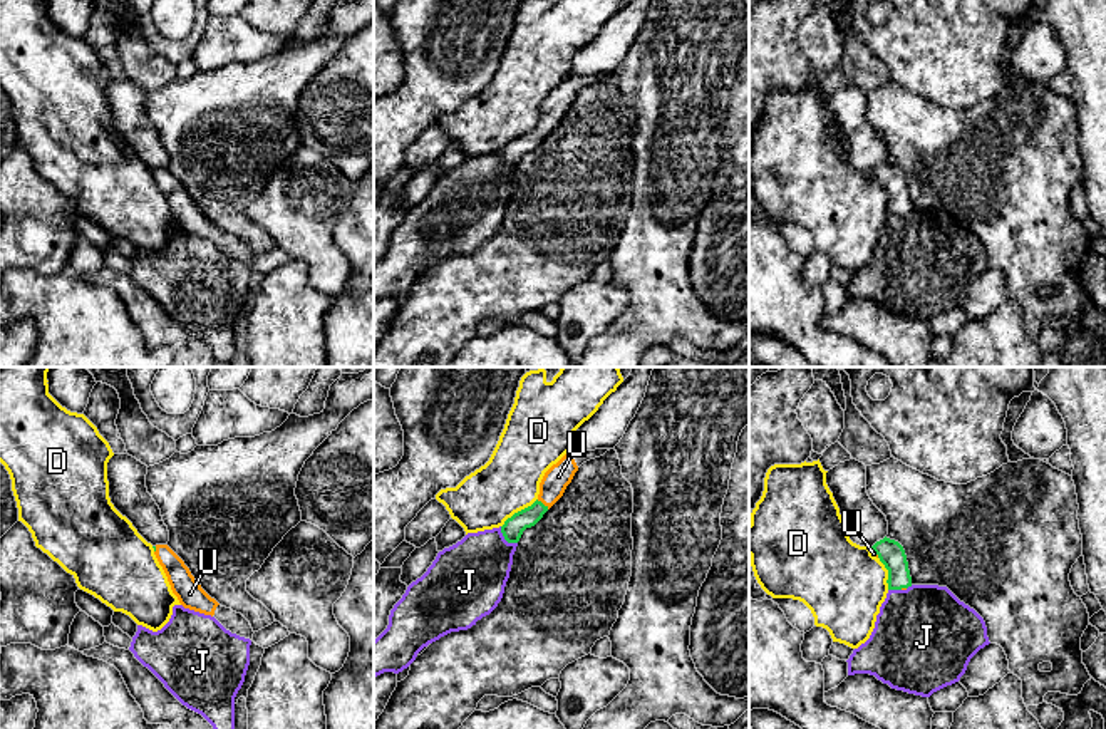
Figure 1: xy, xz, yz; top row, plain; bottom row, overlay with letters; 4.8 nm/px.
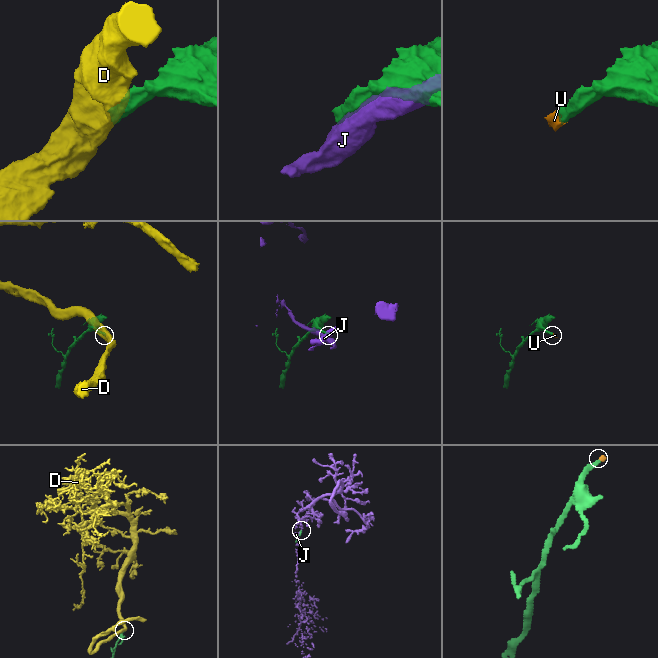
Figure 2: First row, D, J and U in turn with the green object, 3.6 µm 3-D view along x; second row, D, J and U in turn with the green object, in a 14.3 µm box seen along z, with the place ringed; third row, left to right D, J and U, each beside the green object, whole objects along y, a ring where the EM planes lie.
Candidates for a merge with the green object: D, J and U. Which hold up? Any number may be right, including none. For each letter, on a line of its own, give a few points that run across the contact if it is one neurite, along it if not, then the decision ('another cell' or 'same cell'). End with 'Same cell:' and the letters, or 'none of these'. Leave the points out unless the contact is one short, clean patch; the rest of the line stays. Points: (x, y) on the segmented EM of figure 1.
D: another cell
J: another cell
U: xz (513, 527), (542, 503), (558, 476) | same cell
Same cell: U

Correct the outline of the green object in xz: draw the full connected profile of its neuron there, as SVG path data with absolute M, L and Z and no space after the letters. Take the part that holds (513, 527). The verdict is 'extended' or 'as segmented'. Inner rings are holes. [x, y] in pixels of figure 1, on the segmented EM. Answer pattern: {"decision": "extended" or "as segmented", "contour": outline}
{"decision": "extended", "contour": "M610 449L575 451L566 452L556 464L553 464L540 483L538 499L514 513L501 526L501 533L508 543L518 543L526 528L535 526L543 514L563 496L566 486L571 483L578 468L595 458L603 456Z"}

